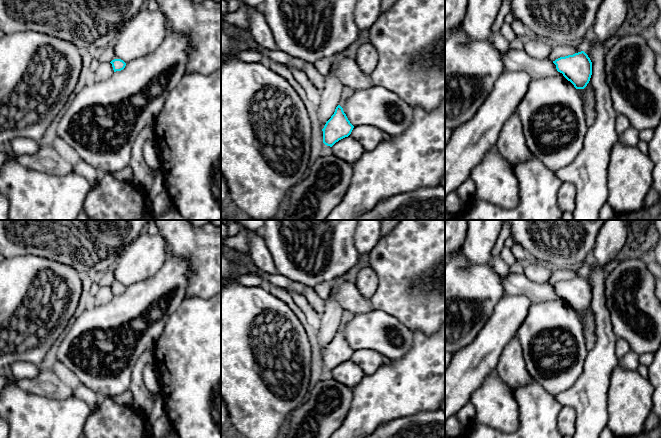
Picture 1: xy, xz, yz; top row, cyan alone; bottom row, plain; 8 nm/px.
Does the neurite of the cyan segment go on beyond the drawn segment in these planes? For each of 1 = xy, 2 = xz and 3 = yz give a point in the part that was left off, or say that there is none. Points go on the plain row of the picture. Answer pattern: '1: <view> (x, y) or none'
1: none
2: none
3: none

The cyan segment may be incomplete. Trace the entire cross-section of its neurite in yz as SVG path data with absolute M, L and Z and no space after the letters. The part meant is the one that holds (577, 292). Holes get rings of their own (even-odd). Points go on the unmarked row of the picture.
M584 276L560 281L553 285L558 296L570 305L576 313L584 313L592 299L592 286Z

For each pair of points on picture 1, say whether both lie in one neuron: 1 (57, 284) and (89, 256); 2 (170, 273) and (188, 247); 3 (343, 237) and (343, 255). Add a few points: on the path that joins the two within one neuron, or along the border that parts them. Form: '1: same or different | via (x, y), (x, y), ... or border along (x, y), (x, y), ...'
1: different | border along (52, 259), (70, 265), (85, 277)
2: different | border along (168, 254), (178, 256), (186, 262), (189, 280)
3: same | via (343, 241), (343, 251)

